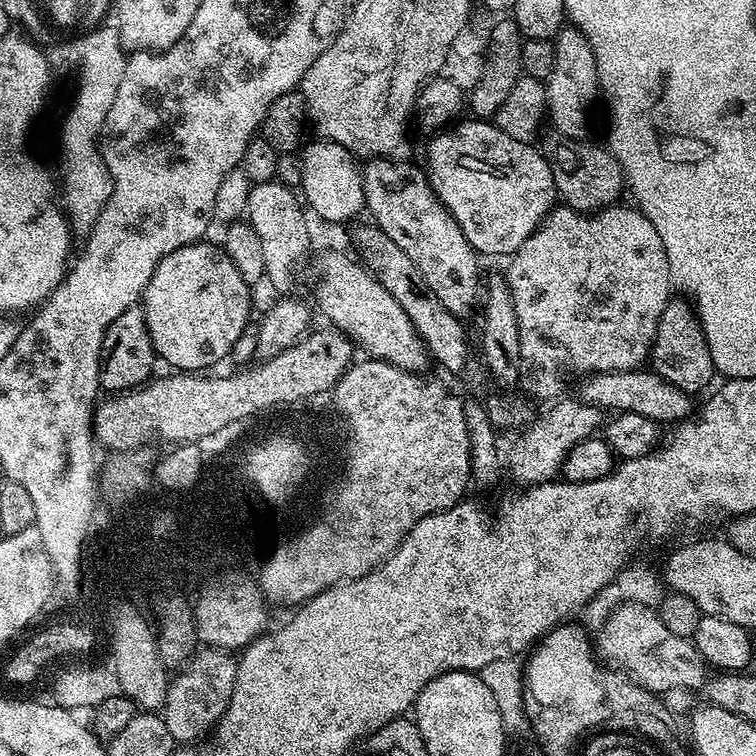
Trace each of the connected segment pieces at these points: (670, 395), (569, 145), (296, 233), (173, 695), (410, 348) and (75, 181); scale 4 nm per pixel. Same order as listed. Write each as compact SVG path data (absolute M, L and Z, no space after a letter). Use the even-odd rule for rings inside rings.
M651 370L597 372L583 377L579 384L579 399L601 410L613 408L611 411L616 414L622 412L642 414L661 426L675 425L677 422L687 420L693 415L693 397L689 393L678 390L678 386L666 382L658 373Z
M555 130L546 136L541 139L539 149L546 158L557 195L565 207L591 214L621 199L620 192L624 190L625 178L612 152L603 145L588 144L586 140L562 135Z
M275 180L253 185L248 199L246 218L261 239L266 261L265 276L270 278L281 294L289 293L288 290L293 286L296 266L307 254L310 242L308 224L302 212L304 208L296 196L293 189Z
M205 647L197 651L183 665L182 670L171 677L162 715L166 730L170 730L173 741L200 742L207 737L204 736L207 732L209 735L215 729L224 717L230 698L234 694L236 665L237 661L229 653L218 648Z
M328 252L316 264L316 300L320 303L325 318L329 320L325 321L333 329L343 332L359 351L360 348L364 351L361 353L367 354L371 359L385 360L407 372L427 373L428 362L430 364L429 350L424 339L417 334L414 322L410 322L406 310L402 310L402 306L394 302L390 290L386 290L386 286L382 286L363 263L353 260L344 252Z
M96 26L93 32L88 32L85 36L80 36L72 44L72 56L76 59L76 97L72 100L72 105L68 108L68 117L64 120L64 129L60 132L60 148L64 151L64 184L62 180L62 208L66 213L71 225L73 233L87 234L92 230L92 224L98 218L98 214L102 214L102 210L106 206L108 199L112 196L112 179L110 178L110 170L106 170L106 162L100 153L100 134L104 130L104 123L106 122L106 114L110 114L110 106L114 103L114 97L118 94L118 86L122 83L122 74L126 74L126 62L128 56L124 43L120 40L120 32L117 27L109 26L109 28L100 28L104 26Z

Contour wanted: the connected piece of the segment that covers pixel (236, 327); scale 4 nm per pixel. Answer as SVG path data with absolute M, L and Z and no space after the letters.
M209 242L187 244L174 254L168 254L158 264L158 270L150 278L142 297L144 321L150 330L150 342L157 357L169 364L169 369L179 370L184 374L196 374L208 370L211 364L227 357L232 351L234 342L250 326L248 320L254 316L254 292L248 283L234 270L234 262L225 254L223 247L216 248Z

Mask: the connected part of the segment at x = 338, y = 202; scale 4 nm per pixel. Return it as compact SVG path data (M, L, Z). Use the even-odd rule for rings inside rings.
M319 138L305 143L302 148L302 189L307 207L312 207L324 220L340 224L343 220L352 220L359 212L365 211L364 176L356 169L357 157L347 152L338 142ZM304 192L304 194L303 194ZM308 199L308 202L307 200Z

